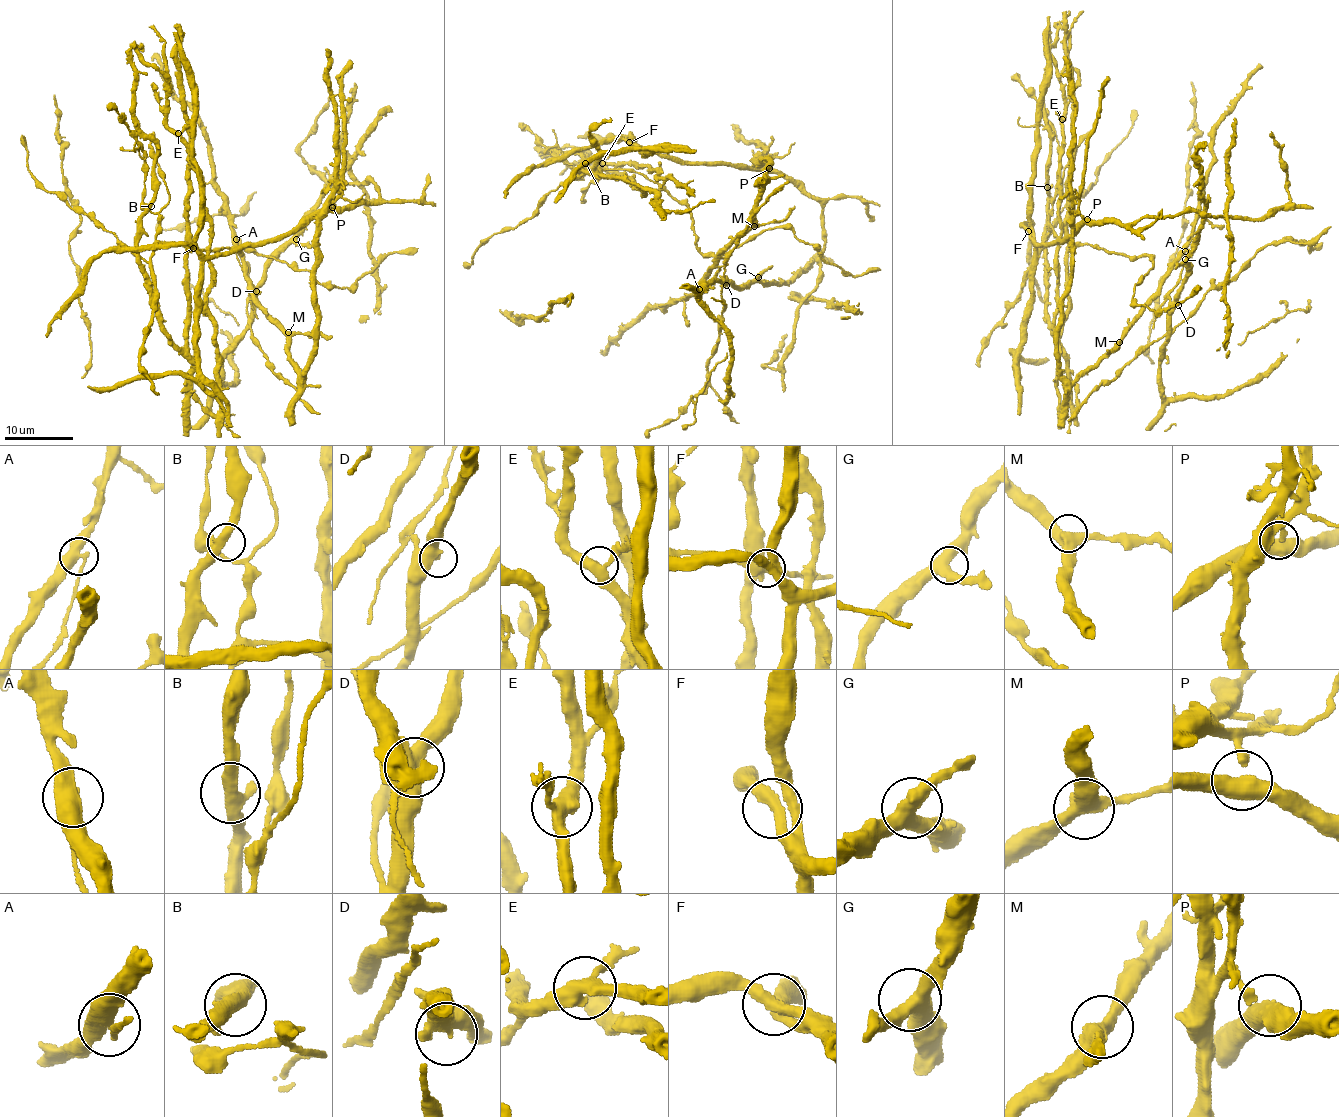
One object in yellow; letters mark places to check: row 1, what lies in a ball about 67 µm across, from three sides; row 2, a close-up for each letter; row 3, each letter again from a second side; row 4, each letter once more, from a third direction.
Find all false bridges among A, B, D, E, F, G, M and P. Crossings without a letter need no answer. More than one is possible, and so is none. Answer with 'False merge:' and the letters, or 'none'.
False merge: A

